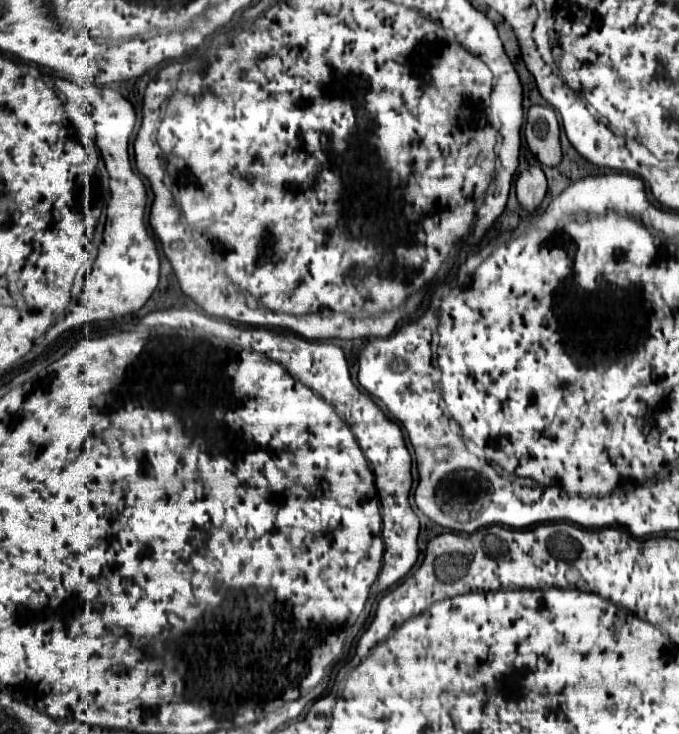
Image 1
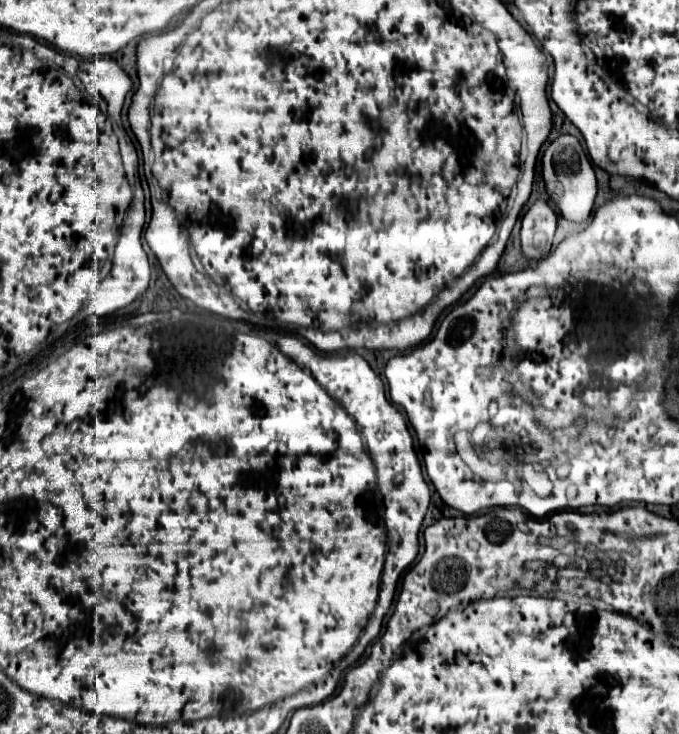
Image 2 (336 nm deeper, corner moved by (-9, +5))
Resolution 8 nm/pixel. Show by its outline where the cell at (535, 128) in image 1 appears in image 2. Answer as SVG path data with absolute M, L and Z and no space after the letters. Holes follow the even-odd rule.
M561 134L545 148L545 152L543 152L543 180L545 180L547 194L557 204L563 218L567 218L571 222L585 222L589 218L593 202L595 202L595 194L597 194L597 180L595 180L593 166L575 136Z

